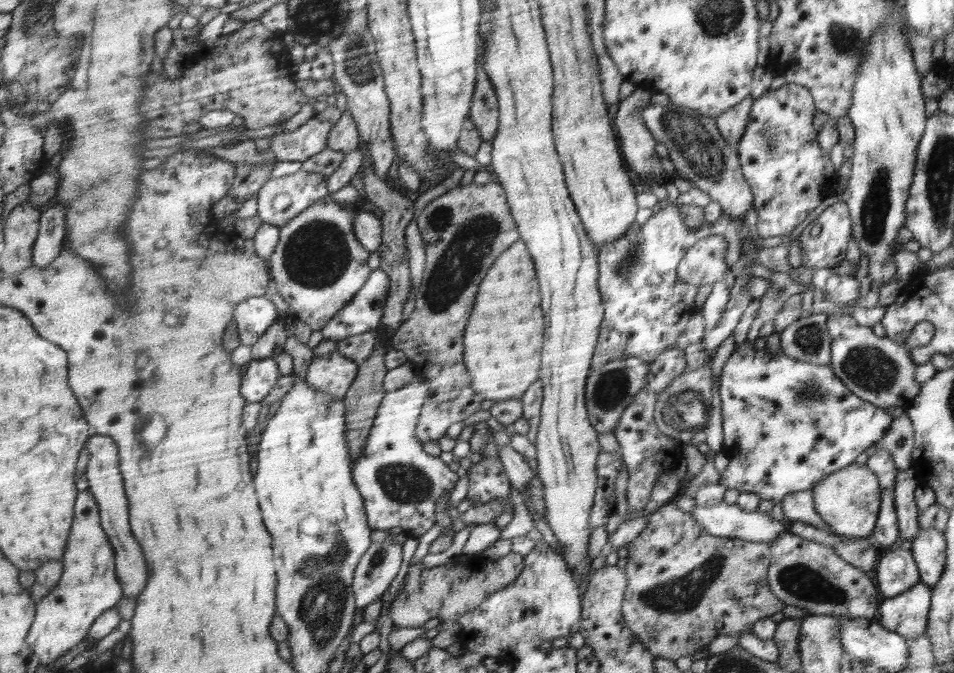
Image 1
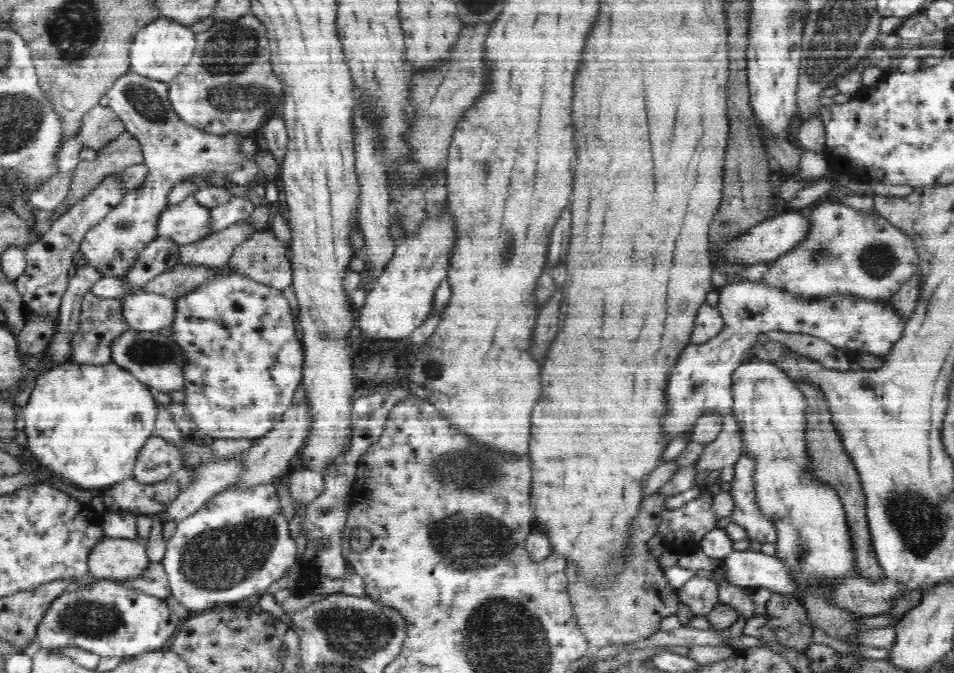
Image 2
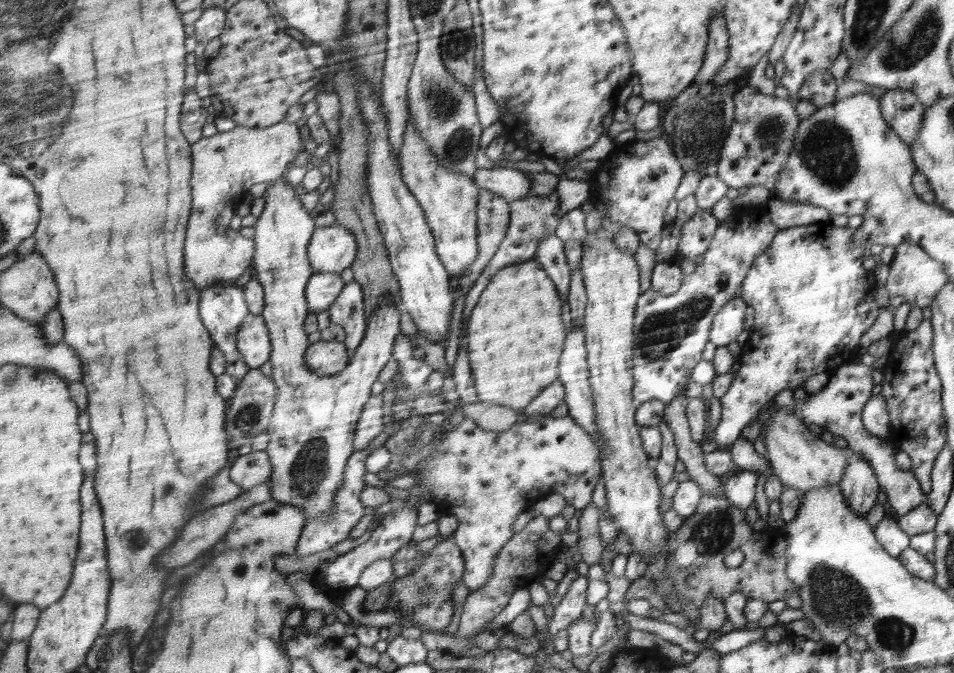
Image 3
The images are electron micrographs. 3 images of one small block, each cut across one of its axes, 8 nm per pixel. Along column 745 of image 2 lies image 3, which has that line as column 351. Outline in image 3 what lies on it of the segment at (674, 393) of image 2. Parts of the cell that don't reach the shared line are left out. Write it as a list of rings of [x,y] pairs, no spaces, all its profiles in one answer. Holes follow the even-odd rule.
[[[354,281],[345,284],[336,300],[328,308],[328,314],[330,314],[331,323],[339,324],[344,328],[346,334],[344,342],[352,358],[367,329],[360,284]]]

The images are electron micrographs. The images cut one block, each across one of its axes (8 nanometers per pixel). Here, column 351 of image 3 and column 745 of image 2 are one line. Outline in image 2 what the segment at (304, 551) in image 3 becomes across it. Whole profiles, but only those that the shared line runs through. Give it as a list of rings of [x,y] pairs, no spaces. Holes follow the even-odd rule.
[[[746,456],[740,458],[734,466],[735,476],[730,492],[736,508],[730,515],[730,520],[746,530],[748,534],[746,538],[750,538],[750,541],[756,540],[760,544],[768,544],[777,540],[777,532],[773,524],[761,515],[760,510],[757,510],[753,472],[753,460]]]

